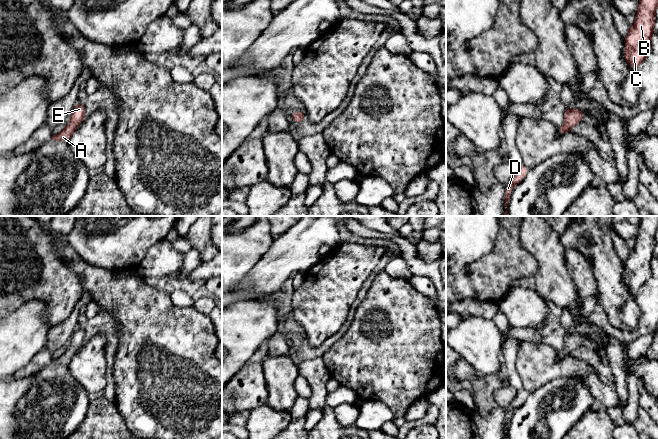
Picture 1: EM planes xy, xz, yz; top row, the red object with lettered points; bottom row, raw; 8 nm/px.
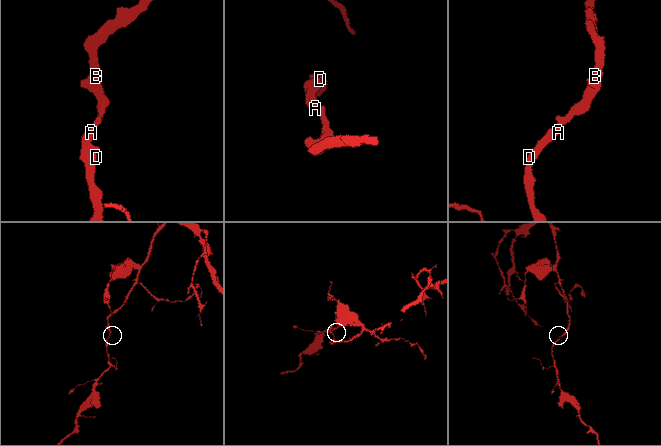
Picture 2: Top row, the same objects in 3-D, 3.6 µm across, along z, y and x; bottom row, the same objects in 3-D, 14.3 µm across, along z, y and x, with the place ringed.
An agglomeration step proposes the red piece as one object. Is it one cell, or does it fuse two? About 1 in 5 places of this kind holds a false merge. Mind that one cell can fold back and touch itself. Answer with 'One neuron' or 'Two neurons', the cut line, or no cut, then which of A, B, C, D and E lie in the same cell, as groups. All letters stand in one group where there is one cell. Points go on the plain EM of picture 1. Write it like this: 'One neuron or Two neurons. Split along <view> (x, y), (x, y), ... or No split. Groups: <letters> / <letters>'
One neuron. No split. Groups: A B C D E

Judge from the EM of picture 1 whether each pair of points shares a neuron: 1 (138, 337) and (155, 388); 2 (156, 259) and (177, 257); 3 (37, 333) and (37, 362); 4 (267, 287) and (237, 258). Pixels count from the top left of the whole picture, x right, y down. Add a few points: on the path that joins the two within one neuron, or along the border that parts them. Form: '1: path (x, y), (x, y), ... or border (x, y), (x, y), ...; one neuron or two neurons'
1: path (150, 350), (155, 355), (155, 375); one neuron
2: path (161, 259), (172, 259); one neuron
3: border (46, 348), (39, 351), (20, 369); two neurons
4: border (265, 253), (234, 288); two neurons

